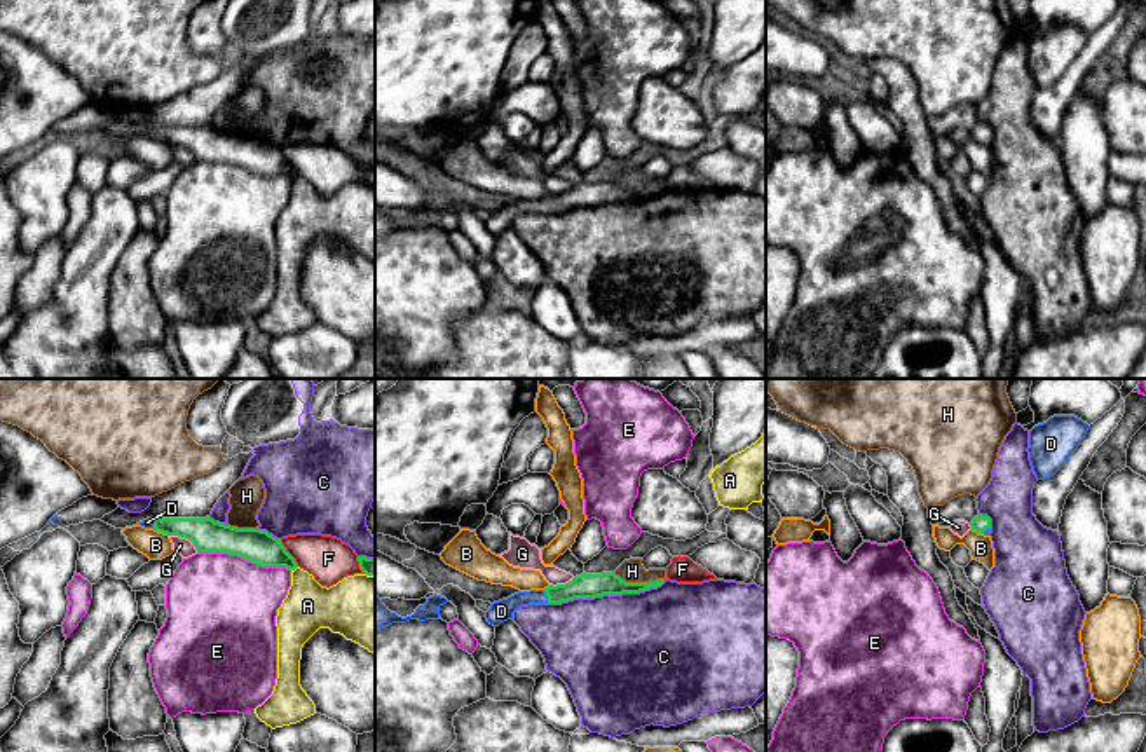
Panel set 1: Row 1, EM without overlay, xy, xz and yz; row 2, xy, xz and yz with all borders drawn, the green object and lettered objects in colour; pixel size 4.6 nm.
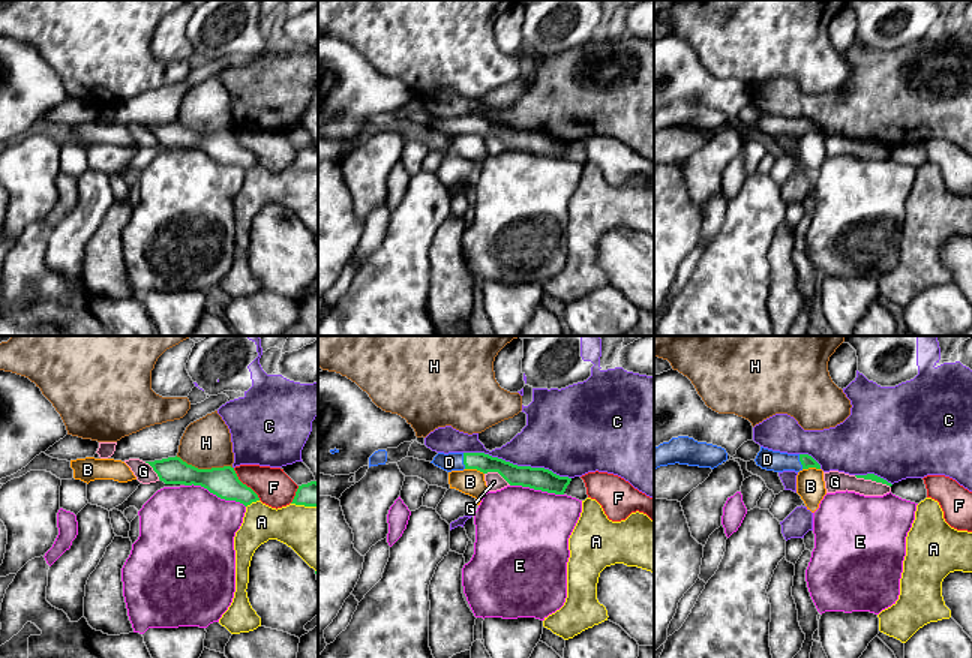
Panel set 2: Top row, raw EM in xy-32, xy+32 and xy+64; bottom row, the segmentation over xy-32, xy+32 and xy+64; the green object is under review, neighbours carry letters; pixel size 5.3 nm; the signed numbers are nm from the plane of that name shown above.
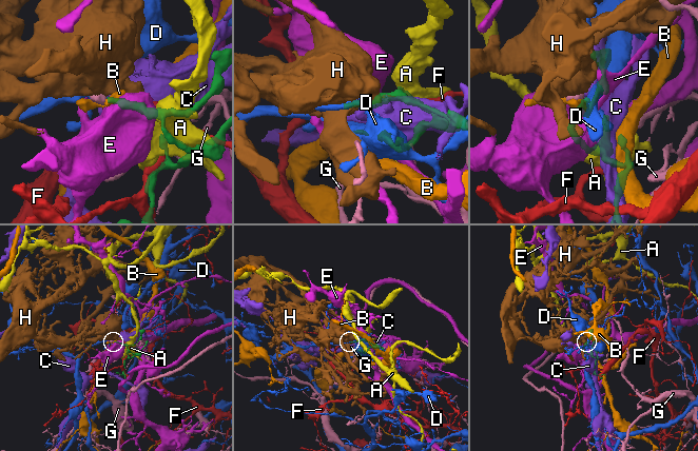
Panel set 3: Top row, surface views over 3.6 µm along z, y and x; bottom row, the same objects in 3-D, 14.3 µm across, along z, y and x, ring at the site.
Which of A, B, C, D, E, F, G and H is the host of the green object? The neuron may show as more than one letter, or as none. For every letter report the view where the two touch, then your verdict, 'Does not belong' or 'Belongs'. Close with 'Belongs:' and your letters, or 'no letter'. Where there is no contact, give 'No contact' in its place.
A: Touches green in xy. Does not belong
B: Touches green in xy. Does not belong
C: Touches green in xz. Does not belong
D: Touches green in xz. Belongs
E: Touches green in xy. Does not belong
F: Touches green in xy. Does not belong
G: Touches green in xy. Does not belong
H: Touches green in xz. Does not belong
Belongs: D

